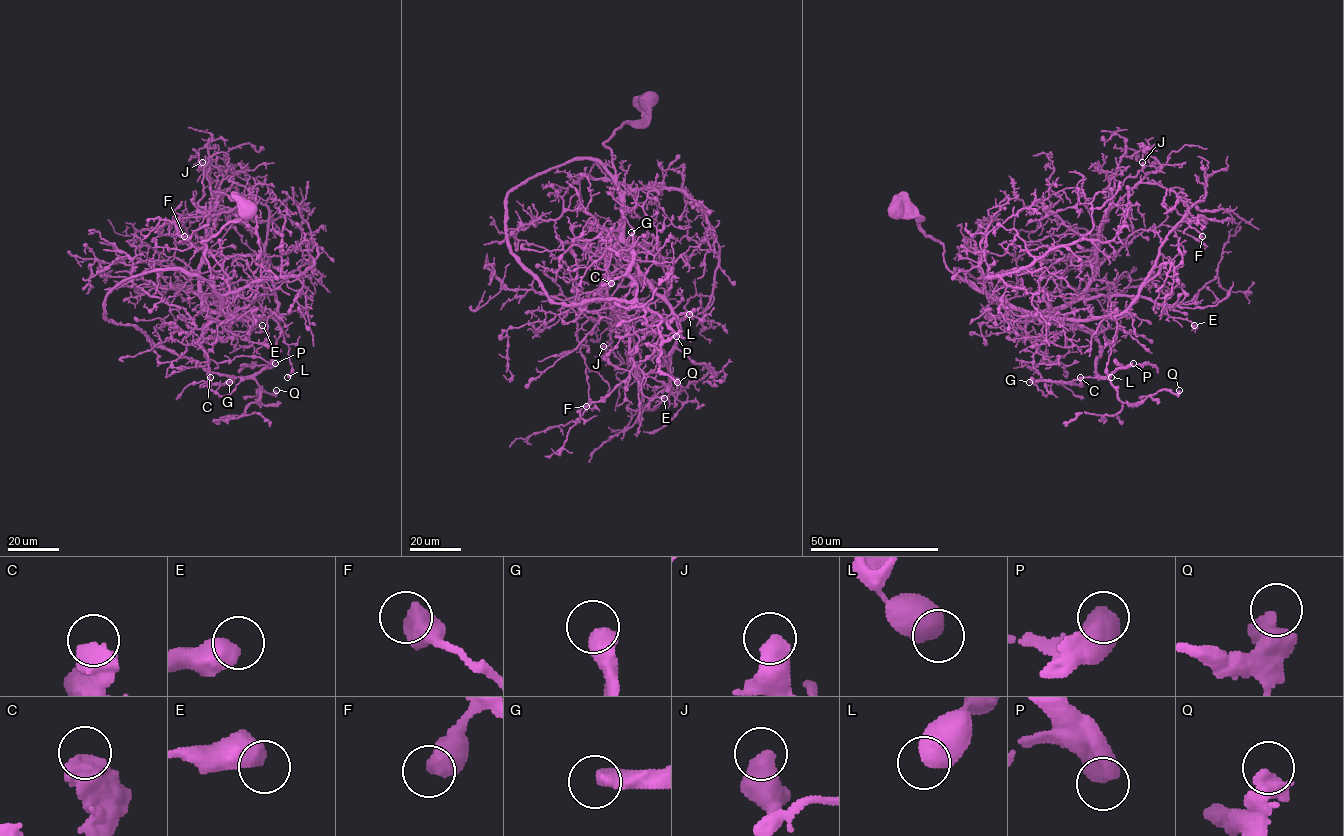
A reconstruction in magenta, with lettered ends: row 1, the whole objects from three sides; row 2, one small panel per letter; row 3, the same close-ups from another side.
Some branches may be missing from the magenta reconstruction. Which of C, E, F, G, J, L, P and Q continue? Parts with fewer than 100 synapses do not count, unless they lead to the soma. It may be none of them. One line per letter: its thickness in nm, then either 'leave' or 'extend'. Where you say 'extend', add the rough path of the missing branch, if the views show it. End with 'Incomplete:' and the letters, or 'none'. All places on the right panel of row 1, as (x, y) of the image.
C: calibre 750 nm; leave
E: calibre 550 nm; leave
F: calibre 650 nm; leave
G: calibre 500 nm; extend; course (1029, 382), (1015, 381), (982, 350), (963, 340), (958, 332)
J: calibre 600 nm; leave
L: calibre 600 nm; leave
P: calibre 650 nm; extend; course (1133, 363), (1156, 343), (1167, 300), (1145, 234)
Q: calibre 550 nm; leave
Incomplete: G, P

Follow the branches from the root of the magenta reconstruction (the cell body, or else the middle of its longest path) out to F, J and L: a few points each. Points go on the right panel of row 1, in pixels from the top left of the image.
F: (897, 210), (911, 211), (943, 244), (955, 275), (1032, 312), (1068, 306), (1145, 230), (1167, 225), (1202, 236)
J: (897, 210), (911, 211), (943, 244), (955, 275), (1017, 308), (1047, 312), (1086, 286), (1110, 193), (1142, 162)
L: (897, 210), (911, 211), (943, 244), (946, 267), (977, 289), (1044, 315), (1114, 317), (1111, 377)

